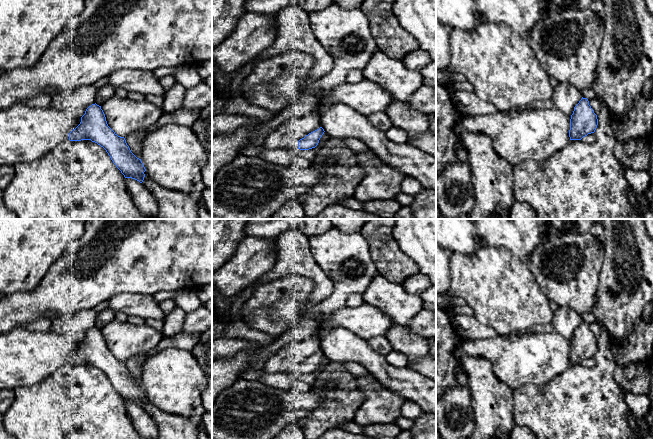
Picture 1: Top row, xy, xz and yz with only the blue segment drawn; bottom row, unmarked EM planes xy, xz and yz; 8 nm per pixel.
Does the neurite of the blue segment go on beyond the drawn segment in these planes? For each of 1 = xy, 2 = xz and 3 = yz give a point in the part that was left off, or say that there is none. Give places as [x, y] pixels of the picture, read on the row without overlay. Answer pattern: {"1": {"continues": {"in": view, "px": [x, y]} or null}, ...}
{"1": {"continues": null}, "2": {"continues": {"in": "xz", "px": [295, 370]}}, "3": {"continues": null}}

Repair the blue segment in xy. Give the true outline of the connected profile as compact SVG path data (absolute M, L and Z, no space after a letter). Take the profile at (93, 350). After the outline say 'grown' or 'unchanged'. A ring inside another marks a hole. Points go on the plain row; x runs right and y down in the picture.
M92 328L81 341L80 348L69 357L70 365L91 364L103 371L113 387L121 395L125 402L132 402L143 406L146 395L141 383L137 382L130 374L124 361L118 360L107 348L105 338L101 330Z; unchanged

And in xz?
M320 351L319 353L309 357L304 362L300 363L299 365L296 365L295 368L289 372L289 375L300 373L300 374L309 374L312 372L315 372L322 359L324 358L324 353Z; grown

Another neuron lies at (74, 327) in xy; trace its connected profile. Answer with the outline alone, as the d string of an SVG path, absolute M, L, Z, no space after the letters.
M93 309L80 310L71 316L52 320L51 328L48 331L64 335L70 341L81 342L86 333L95 328L97 315L98 313Z

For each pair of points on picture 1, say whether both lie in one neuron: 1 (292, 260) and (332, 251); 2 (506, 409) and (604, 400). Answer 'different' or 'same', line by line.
1: different
2: different

